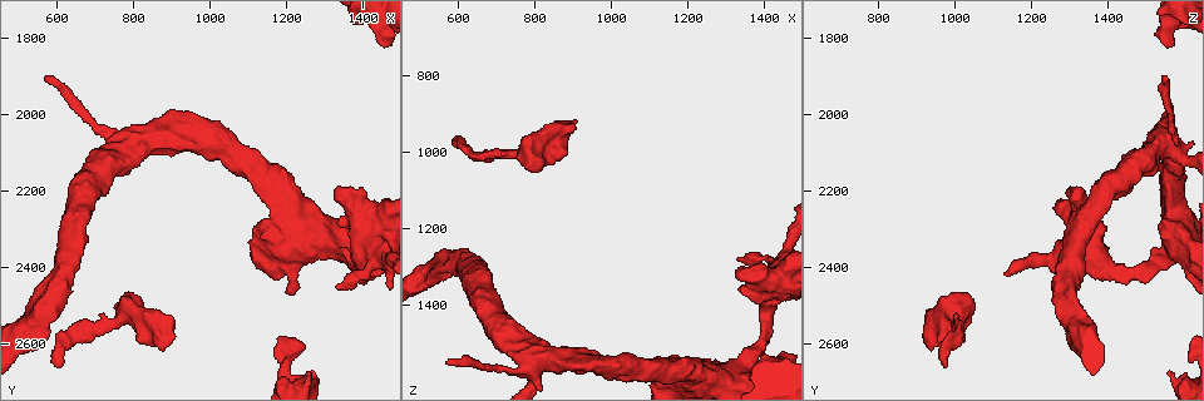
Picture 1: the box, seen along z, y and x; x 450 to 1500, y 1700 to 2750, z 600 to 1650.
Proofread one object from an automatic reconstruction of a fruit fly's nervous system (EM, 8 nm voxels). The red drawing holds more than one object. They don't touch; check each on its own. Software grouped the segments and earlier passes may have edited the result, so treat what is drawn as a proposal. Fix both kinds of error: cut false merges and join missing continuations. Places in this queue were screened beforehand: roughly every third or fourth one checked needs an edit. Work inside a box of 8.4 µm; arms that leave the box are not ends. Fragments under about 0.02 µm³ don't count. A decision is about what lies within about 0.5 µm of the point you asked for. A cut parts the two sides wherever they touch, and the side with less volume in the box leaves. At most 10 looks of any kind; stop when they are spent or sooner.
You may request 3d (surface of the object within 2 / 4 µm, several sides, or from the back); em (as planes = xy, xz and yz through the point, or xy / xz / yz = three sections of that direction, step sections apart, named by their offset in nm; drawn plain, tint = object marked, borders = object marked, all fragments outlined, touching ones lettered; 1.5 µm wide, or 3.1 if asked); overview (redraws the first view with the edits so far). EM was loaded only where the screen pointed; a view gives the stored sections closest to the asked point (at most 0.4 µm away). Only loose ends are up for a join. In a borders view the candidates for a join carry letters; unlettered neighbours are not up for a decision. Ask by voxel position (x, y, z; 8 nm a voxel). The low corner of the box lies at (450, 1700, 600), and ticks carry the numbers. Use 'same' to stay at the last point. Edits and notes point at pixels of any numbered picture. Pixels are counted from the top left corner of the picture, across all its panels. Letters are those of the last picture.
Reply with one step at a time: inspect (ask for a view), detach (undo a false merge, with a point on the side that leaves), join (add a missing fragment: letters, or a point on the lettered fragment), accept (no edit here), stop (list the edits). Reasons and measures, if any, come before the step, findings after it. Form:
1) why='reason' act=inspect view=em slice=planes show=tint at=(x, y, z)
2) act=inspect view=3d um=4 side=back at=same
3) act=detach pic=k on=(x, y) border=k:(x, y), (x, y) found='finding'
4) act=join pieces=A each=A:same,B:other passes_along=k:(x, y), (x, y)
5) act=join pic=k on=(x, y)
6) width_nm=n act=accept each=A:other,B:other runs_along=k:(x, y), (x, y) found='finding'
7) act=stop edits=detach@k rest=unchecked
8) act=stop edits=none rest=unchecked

why='branch stops here' act=inspect view=3d um=2 at=(615, 2665, 980)

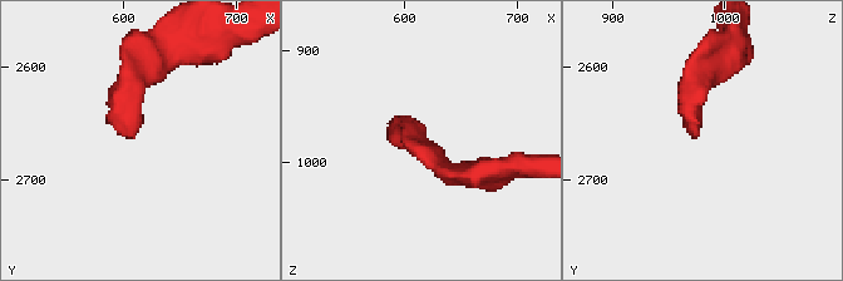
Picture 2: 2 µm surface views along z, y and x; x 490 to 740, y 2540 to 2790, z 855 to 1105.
why='shape alone is not enough' act=inspect view=em slice=planes show=borders at=(610, 2664, 976)

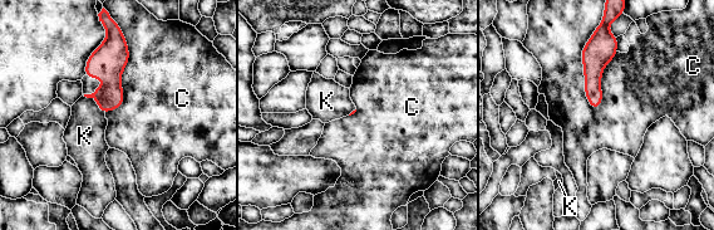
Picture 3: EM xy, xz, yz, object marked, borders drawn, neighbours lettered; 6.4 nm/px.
longest_contact=C:500nm act=join pieces=K each=C:other,K:same found='the neuron continues'

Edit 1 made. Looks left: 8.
act=inspect view=overview

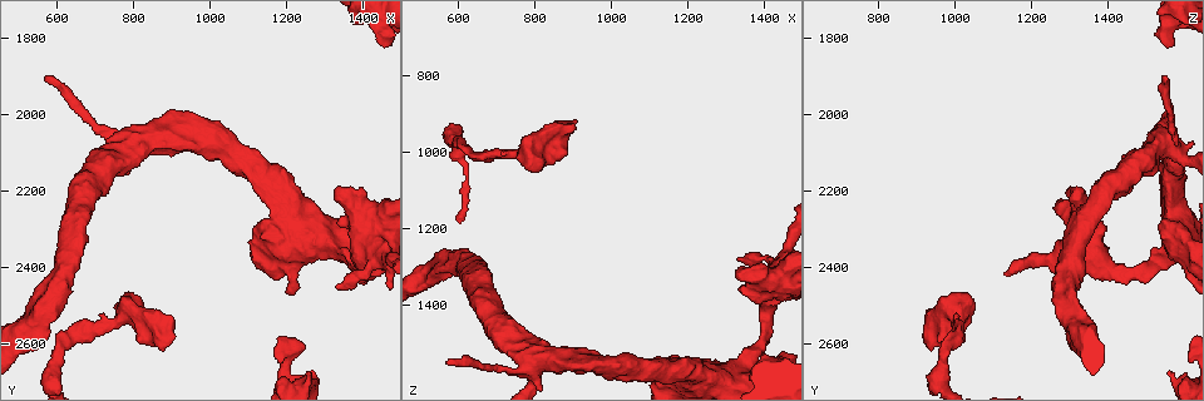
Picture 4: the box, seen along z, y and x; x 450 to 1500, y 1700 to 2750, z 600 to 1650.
why='free end' act=inspect view=3d um=4 at=(845, 2520, 930)

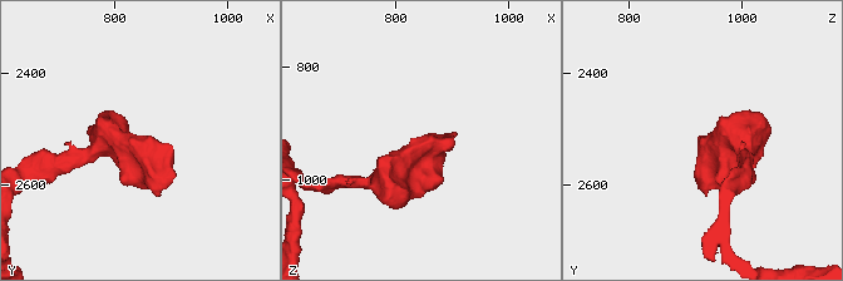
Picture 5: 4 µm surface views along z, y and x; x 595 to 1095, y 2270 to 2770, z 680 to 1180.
act=inspect view=em slice=planes show=tint at=(845, 2515, 935)

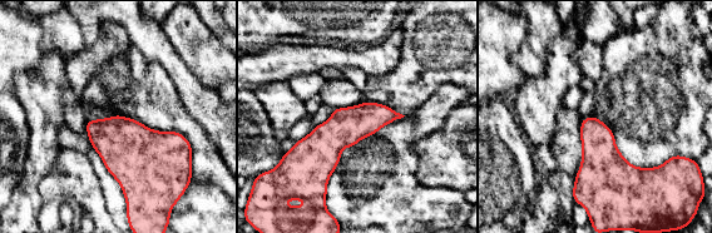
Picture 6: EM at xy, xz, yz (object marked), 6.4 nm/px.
why='see the neighbours' act=inspect view=em slice=planes show=borders at=same

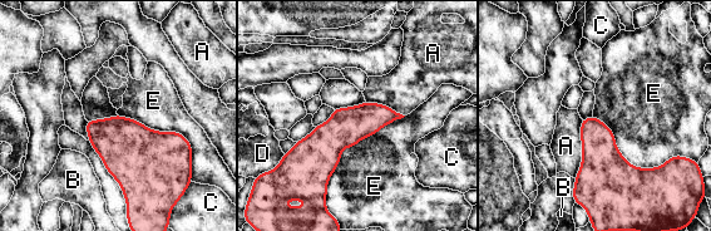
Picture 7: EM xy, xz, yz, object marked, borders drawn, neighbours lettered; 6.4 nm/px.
width_nm=200 act=accept each=A:other,B:other,C:other,D:other,E:other found='none of them fits'

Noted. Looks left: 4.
why='sudden change in width' act=inspect view=em slice=xz step=8 show=tint at=(1415, 2410, 1445)

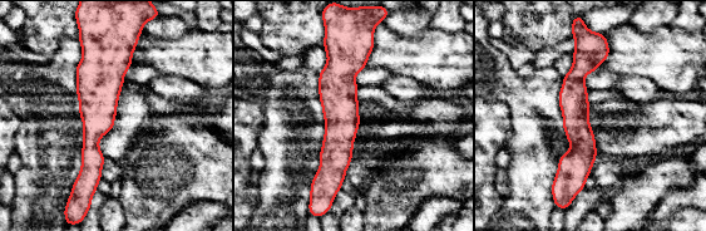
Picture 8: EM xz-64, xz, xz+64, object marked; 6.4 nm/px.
why='cut it another way' act=inspect view=em slice=planes show=tint at=same

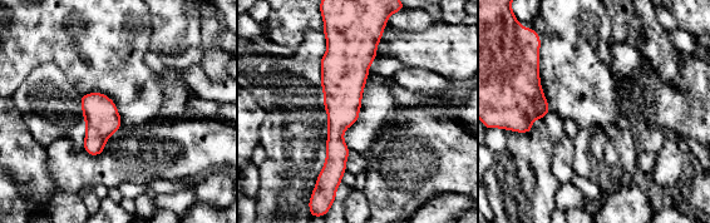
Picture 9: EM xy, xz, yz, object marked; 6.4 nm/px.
act=inspect view=em slice=planes show=borders at=same

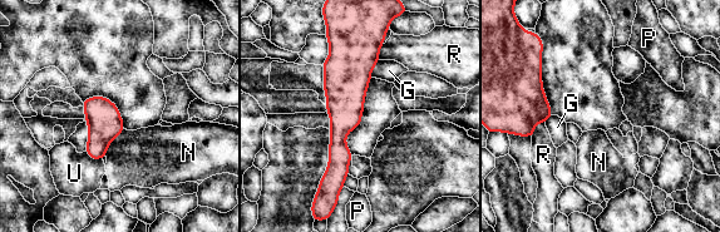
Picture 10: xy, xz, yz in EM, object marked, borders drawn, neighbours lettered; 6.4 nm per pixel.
width_nm=220 act=accept each=G:other,N:other,P:other,R:other,U:other runs_along=10:(349, 42), (336, 189) found='all the same neuron'

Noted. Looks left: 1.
why='branch stops here' act=inspect view=em slice=planes show=borders at=(1255, 2680, 1555)

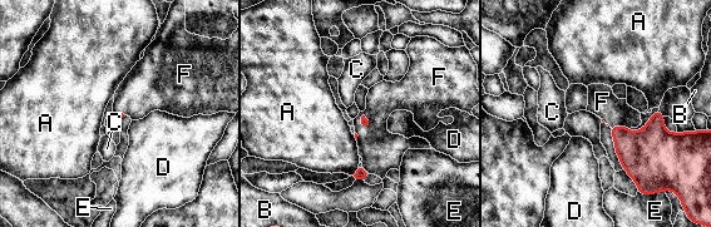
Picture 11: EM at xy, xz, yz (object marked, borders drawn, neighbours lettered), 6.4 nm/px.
act=join pieces=F each=A:other,B:other,C:other,D:other,E:other,F:same found='the neuron continues'

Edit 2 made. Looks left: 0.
act=stop edits=join@3,join@11 rest=unchecked

